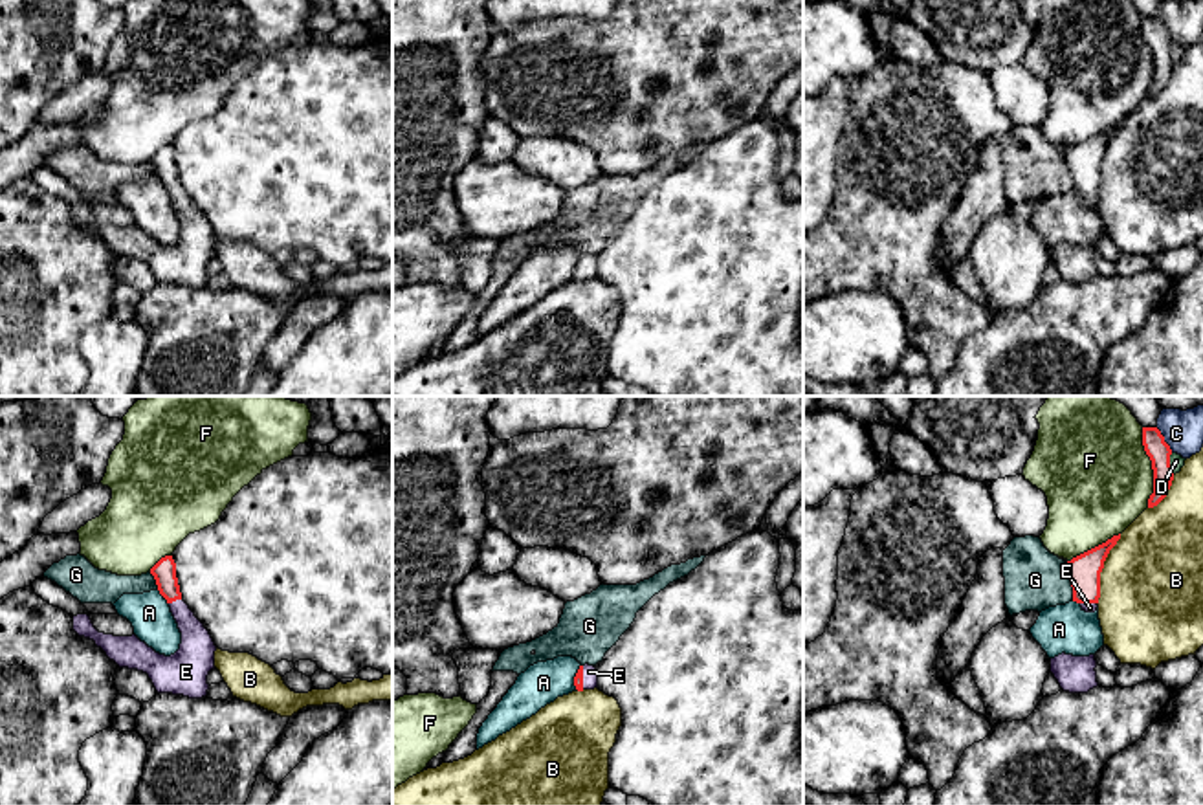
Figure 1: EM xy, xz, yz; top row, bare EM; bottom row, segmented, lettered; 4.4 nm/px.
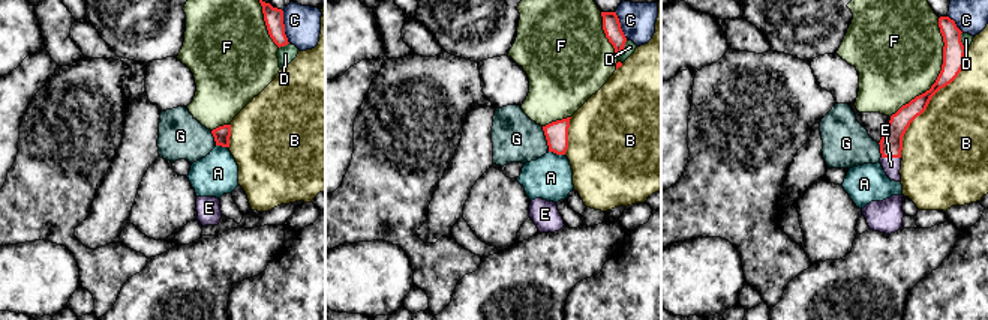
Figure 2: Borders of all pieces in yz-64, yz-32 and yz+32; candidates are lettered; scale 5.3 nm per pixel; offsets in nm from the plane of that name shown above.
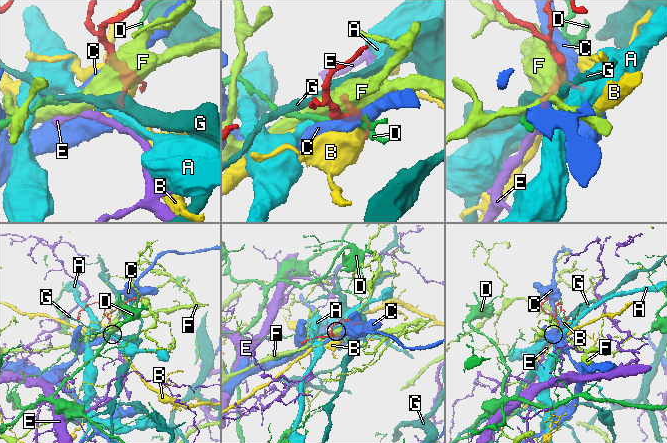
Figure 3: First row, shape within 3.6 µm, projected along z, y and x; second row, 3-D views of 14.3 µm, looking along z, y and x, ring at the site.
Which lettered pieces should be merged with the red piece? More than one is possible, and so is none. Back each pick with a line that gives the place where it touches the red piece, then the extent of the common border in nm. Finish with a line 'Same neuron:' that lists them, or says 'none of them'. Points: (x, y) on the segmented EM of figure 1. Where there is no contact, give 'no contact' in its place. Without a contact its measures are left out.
E: xy (175, 600) | 60 nm
Same neuron: E

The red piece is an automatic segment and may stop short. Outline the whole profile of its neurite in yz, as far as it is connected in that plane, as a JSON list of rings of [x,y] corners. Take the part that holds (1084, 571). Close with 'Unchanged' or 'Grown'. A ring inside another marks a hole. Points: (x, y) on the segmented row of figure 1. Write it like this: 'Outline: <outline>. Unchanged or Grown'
Outline: [[[1120,534],[1065,563],[1073,587],[1073,601],[1086,612],[1095,612],[1098,607],[1100,572],[1109,550],[1119,539]]]. Grown

